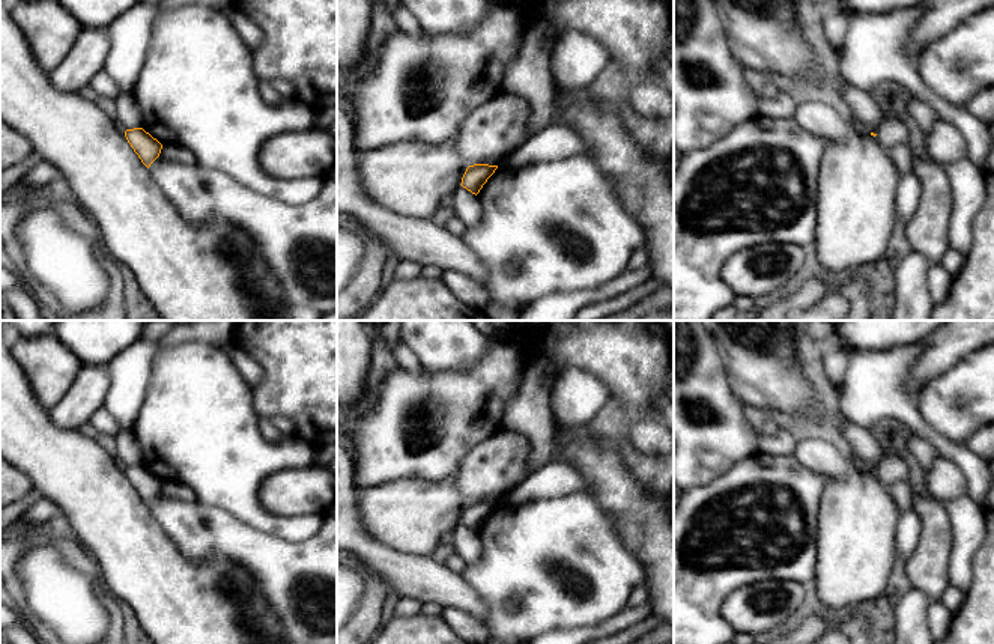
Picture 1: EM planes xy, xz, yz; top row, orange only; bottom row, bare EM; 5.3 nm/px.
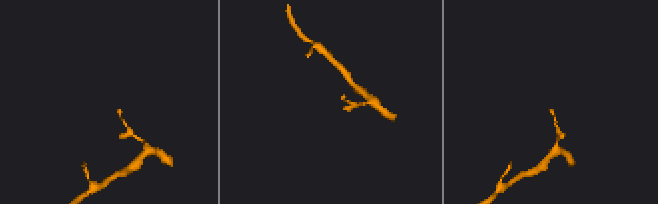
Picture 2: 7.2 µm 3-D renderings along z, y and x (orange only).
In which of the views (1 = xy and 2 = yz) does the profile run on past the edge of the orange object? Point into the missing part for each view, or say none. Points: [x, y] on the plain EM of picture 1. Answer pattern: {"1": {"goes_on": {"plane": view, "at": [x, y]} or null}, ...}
{"1": {"goes_on": null}, "2": {"goes_on": null}}

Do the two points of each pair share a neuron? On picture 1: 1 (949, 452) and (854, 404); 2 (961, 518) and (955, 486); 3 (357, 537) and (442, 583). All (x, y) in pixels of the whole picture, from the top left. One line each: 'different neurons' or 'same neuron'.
1: same neuron
2: different neurons
3: same neuron

